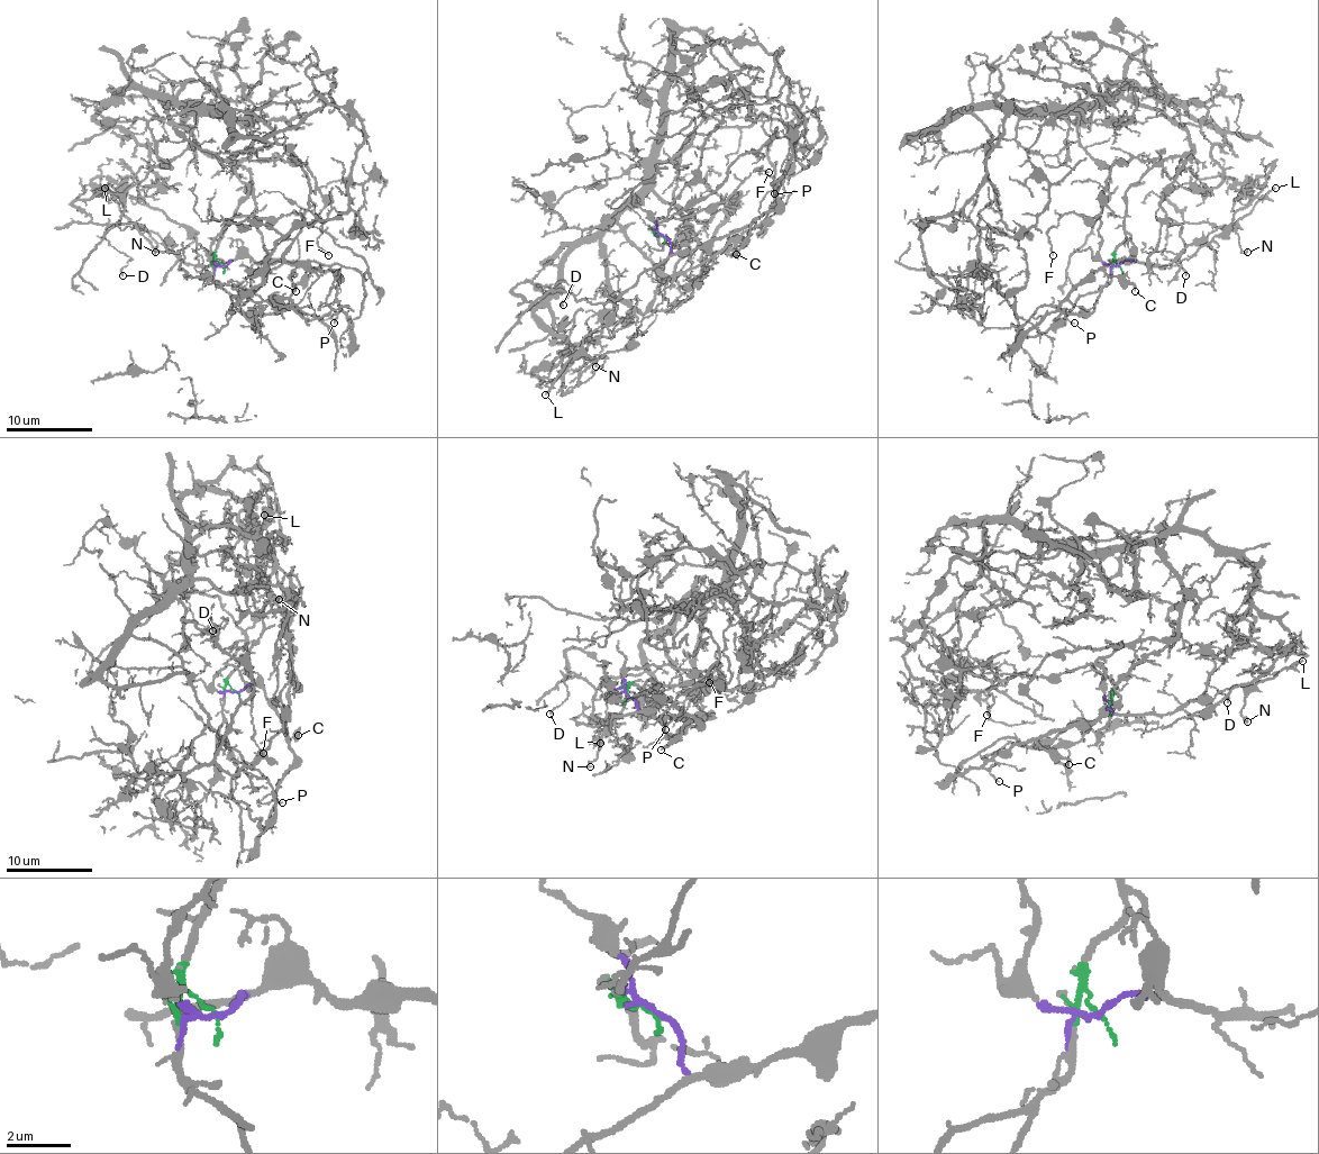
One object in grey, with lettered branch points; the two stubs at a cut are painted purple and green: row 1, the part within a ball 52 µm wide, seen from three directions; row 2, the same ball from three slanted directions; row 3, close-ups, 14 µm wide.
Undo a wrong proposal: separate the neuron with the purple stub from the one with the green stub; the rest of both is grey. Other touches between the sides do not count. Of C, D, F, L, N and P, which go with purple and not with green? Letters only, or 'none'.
C, D, F, L, N, P

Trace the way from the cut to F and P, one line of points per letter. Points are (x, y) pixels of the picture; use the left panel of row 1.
F: (225, 265), (211, 256), (211, 242), (228, 220), (242, 216), (300, 214), (319, 230), (317, 244), (328, 254)
P: (225, 265), (233, 259), (251, 256), (255, 261), (302, 263), (333, 272), (337, 276), (339, 308), (335, 324)

